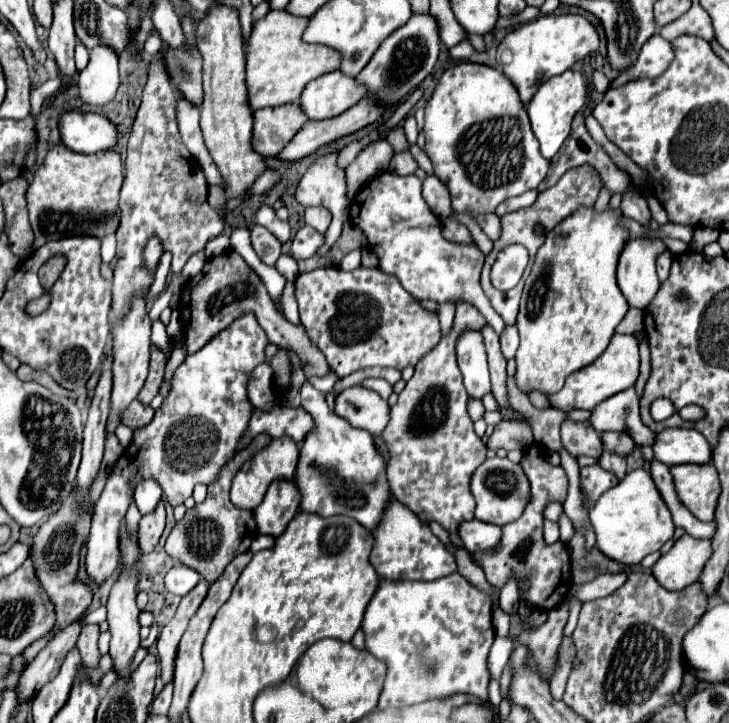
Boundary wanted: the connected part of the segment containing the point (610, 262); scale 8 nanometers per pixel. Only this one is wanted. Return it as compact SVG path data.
M610 206L602 214L598 214L594 208L580 208L578 212L570 214L568 220L560 222L550 234L546 234L546 242L538 250L532 272L526 278L520 300L520 314L516 320L520 346L516 352L514 378L516 386L524 394L530 394L532 390L538 390L546 396L556 394L572 372L586 368L606 350L616 326L628 312L628 302L624 300L624 294L616 282L616 262L630 234L618 226L618 218L620 212L612 210Z

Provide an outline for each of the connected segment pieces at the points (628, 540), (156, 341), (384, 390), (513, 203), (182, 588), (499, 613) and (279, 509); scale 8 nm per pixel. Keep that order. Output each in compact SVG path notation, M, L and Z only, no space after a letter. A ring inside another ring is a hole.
M636 468L614 488L604 492L596 506L590 510L590 522L596 532L596 546L612 560L636 566L646 554L658 552L674 534L674 522L668 506L664 504L660 490L652 476Z
M160 320L152 322L152 344L164 350L164 348L168 348L168 342L170 342L170 338L168 338L168 334L166 334L164 324L162 324Z
M368 378L368 380L362 382L362 386L374 390L374 392L378 392L384 400L388 400L388 396L392 394L392 386L390 386L384 378Z
M535 189L529 190L520 196L512 197L496 208L496 214L498 214L498 216L504 216L504 214L508 214L508 212L512 212L512 210L528 207L534 203L537 196L538 190Z
M174 566L164 578L166 590L172 594L178 594L178 596L188 594L198 584L198 580L200 580L200 574L192 572L190 568L184 568L184 566Z
M496 609L493 612L493 628L496 636L505 637L510 630L510 614L505 613L502 609Z
M274 480L260 508L254 510L254 520L260 534L282 534L286 524L298 512L300 494L292 480Z

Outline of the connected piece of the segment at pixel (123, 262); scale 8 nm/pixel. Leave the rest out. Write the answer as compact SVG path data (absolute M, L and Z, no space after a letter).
M158 60L150 66L148 84L128 140L126 178L120 192L122 218L116 232L118 262L112 280L112 322L120 322L128 314L132 300L154 282L154 272L144 264L144 244L148 244L148 236L160 236L164 252L172 254L170 276L174 276L180 274L192 254L204 250L206 242L222 232L224 222L208 206L206 194L208 182L204 172L180 140L176 124L176 94L168 82L162 60Z

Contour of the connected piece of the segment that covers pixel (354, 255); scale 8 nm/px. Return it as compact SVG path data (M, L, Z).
M352 250L352 252L348 252L348 254L342 258L340 268L344 268L344 270L354 270L354 268L358 268L358 266L360 266L360 254L362 254L362 250Z

